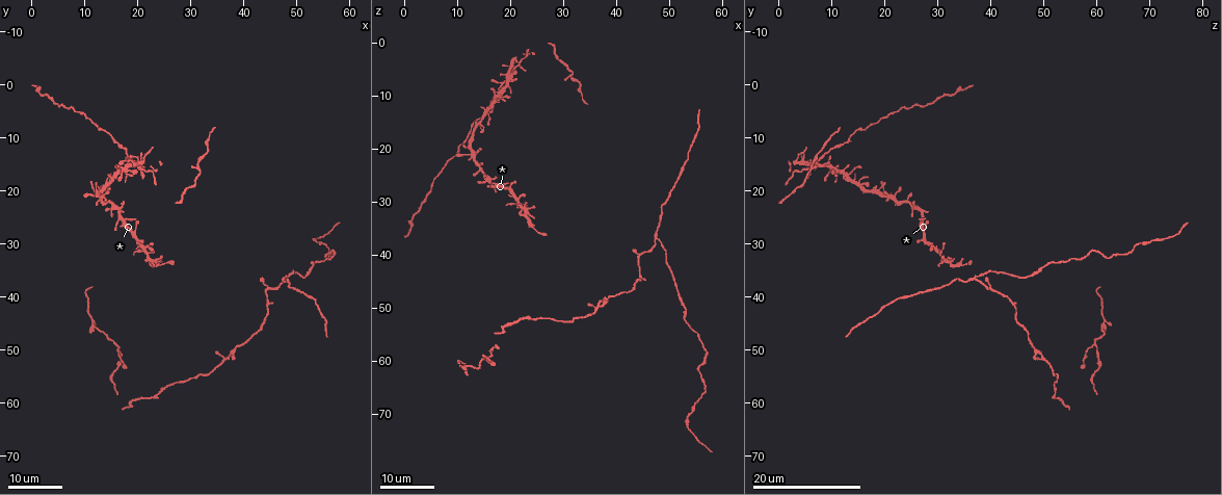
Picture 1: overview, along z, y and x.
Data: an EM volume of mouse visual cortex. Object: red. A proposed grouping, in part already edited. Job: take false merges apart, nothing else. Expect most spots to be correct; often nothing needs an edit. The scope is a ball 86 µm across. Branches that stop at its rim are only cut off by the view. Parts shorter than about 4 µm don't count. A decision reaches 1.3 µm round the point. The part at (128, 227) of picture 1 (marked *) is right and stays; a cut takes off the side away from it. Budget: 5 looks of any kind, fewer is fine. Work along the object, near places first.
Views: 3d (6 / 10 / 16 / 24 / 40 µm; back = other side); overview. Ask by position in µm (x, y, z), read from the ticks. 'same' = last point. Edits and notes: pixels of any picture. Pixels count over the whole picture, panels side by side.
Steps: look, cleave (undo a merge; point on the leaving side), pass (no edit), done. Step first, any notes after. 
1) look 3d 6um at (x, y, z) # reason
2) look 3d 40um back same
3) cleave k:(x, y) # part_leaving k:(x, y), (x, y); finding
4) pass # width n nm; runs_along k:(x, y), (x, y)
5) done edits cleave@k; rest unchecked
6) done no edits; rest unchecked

look 3d 24um at (24.0, 33.5, 34.5) # three arms meet

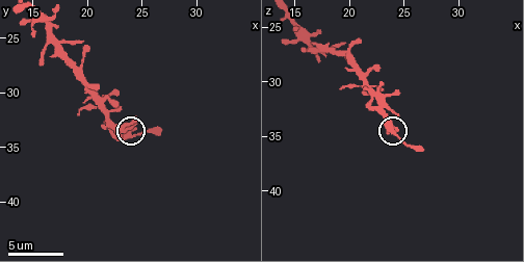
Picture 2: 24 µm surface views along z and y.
look 3d 6um same

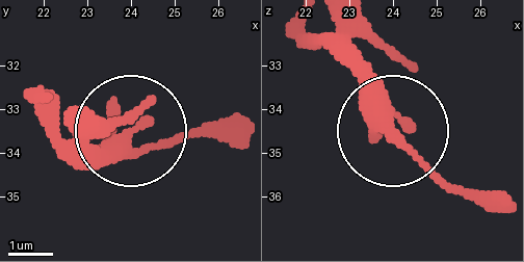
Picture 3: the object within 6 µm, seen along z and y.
pass # runs_along 3:(77, 119), (100, 149), (126, 134), (145, 149), (219, 137); one cell here

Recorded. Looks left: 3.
look 3d 16um at (48.0, 36.0, 37.0) # three-way junction

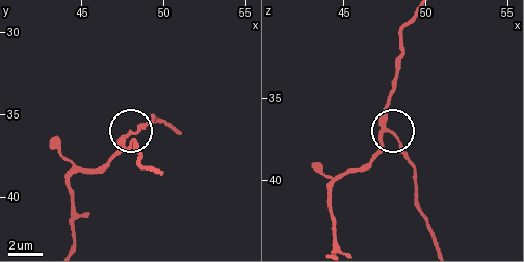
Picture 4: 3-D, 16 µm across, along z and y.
look 3d 10um at (47.8, 36.2, 36.9)

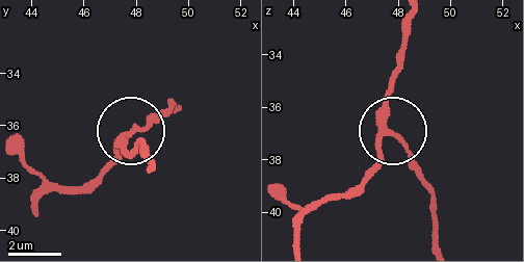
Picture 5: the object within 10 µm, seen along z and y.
pass # side_arm 32 um; all the same cell

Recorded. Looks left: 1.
done no edits; rest unchecked

